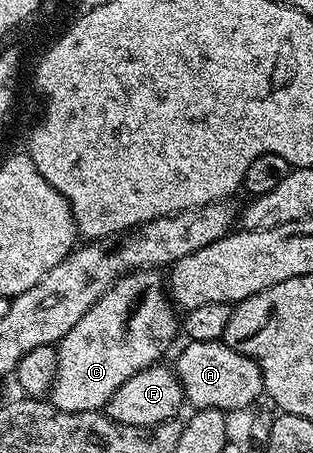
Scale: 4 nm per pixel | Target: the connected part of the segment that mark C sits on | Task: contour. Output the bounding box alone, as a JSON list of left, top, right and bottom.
[48,268,180,413]

